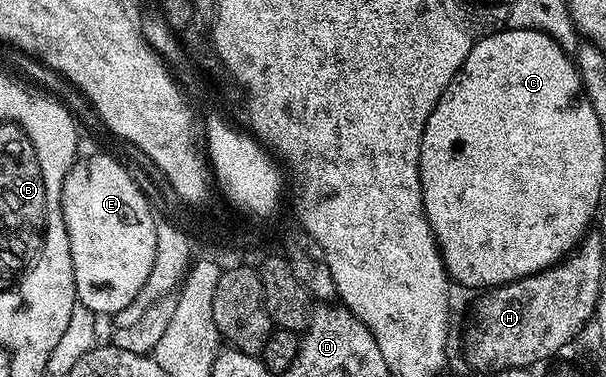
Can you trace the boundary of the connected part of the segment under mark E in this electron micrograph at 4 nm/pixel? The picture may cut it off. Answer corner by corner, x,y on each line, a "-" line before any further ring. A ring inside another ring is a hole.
107,152
78,159
63,181
61,208
69,236
69,252
73,256
73,280
78,305
89,308
96,316
114,316
123,308
128,308
129,304
137,301
143,289
148,289
157,252
157,218
151,215
151,206
142,188
135,183
134,176
117,159
110,158

